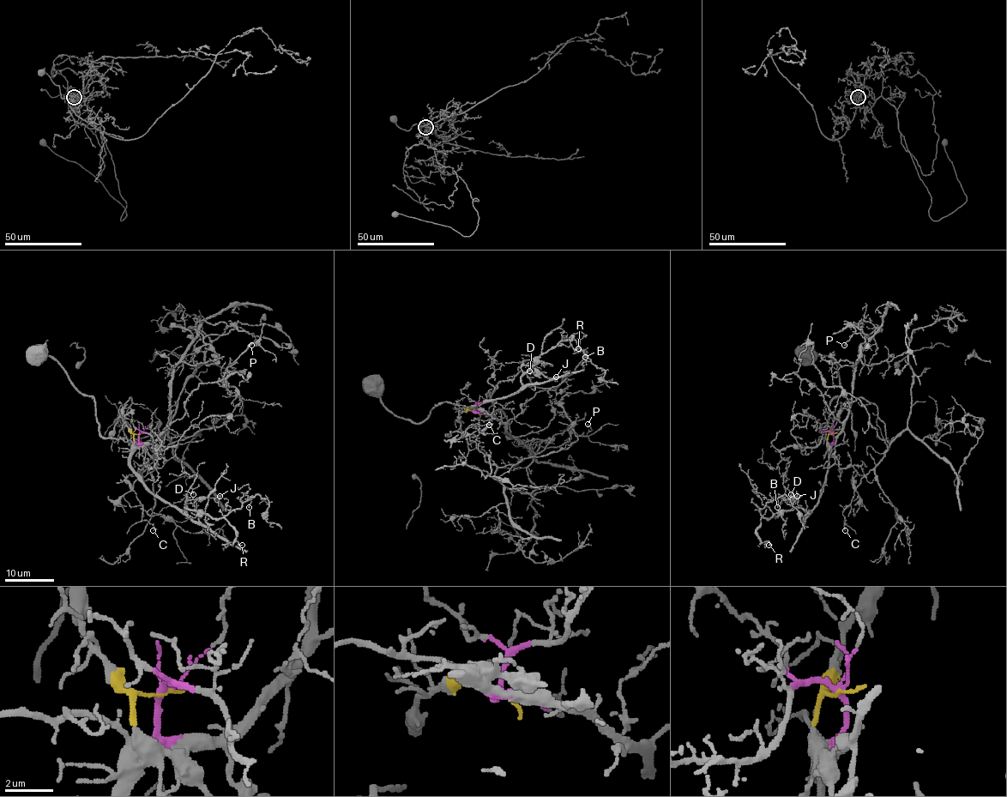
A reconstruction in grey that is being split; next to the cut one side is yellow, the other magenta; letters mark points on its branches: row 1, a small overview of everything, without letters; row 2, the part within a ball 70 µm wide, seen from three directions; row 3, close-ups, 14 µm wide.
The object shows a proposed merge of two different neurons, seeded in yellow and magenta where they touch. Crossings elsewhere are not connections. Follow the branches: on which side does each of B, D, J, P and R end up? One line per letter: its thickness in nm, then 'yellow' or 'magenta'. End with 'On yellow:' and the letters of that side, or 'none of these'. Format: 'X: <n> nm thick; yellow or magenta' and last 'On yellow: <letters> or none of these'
B: 110 nm thick; magenta
D: 130 nm thick; magenta
J: 110 nm thick; magenta
P: 100 nm thick; yellow
R: 240 nm thick; magenta
On yellow: P

